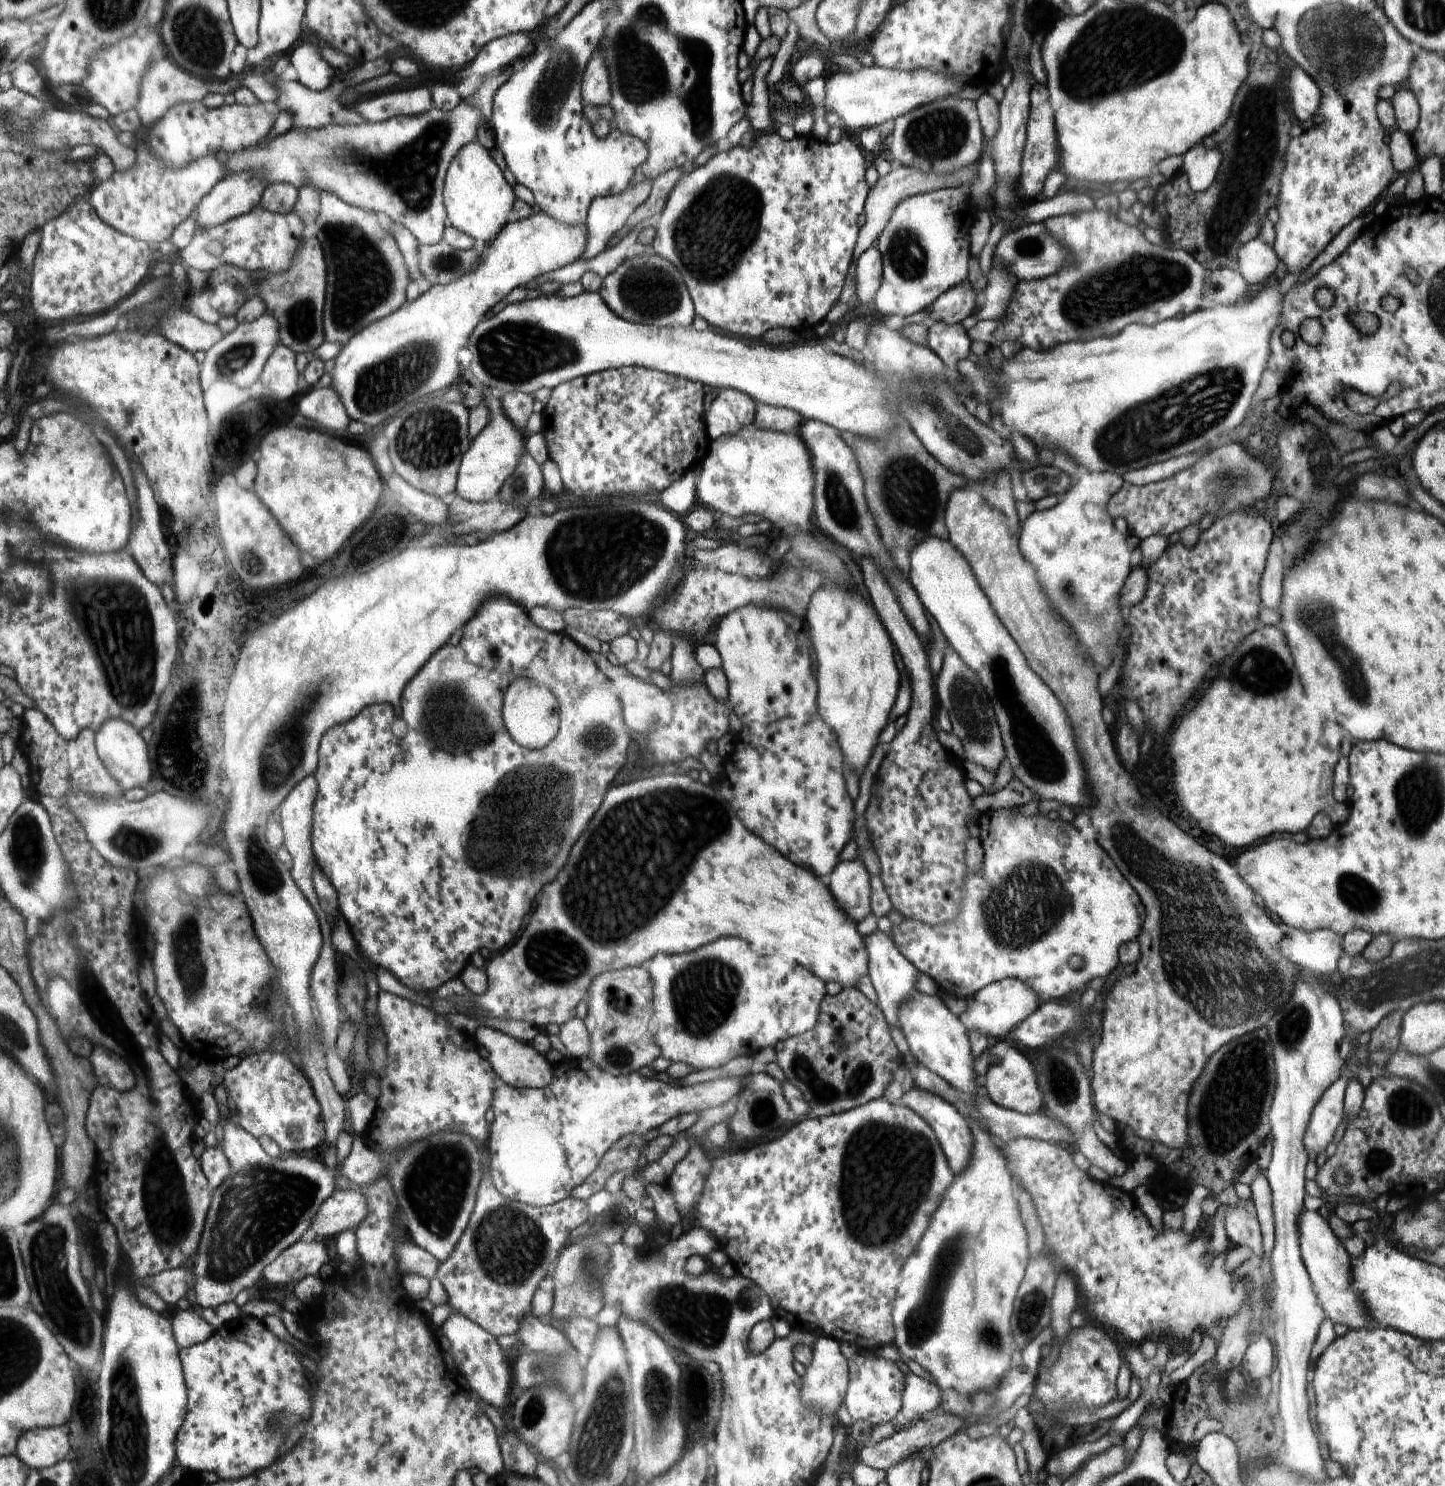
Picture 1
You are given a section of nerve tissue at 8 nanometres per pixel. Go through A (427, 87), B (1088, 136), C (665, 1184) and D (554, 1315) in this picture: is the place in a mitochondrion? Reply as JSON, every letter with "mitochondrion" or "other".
{"A":"other","B":"other","C":"other","D":"other"}

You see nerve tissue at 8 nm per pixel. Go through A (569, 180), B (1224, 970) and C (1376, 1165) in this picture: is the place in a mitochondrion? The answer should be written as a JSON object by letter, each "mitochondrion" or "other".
{"A":"other","B":"mitochondrion","C":"other"}

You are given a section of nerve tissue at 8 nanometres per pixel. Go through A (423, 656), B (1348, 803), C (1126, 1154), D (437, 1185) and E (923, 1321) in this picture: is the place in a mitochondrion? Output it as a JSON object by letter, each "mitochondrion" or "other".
{"A":"other","B":"other","C":"other","D":"mitochondrion","E":"mitochondrion"}

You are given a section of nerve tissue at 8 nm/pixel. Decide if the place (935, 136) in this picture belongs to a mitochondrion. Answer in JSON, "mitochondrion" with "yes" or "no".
{"mitochondrion":"yes"}

